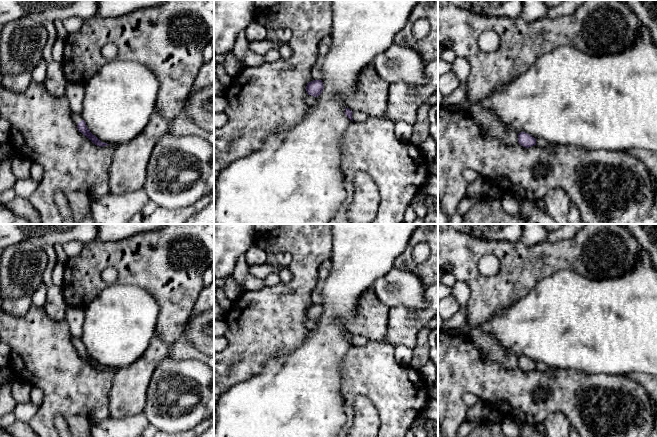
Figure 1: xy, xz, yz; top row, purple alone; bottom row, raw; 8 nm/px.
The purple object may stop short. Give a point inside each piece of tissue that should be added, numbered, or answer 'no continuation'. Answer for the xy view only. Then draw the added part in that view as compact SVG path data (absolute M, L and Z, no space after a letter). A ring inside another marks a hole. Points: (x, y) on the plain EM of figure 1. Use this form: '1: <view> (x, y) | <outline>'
1: xy (77, 342) | M72 337L71 340L76 349L78 349L78 347L83 344L81 338Z

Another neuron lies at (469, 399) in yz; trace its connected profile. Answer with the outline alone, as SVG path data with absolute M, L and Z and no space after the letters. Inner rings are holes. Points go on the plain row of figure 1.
M465 393L463 395L463 403L468 407L472 407L480 400L477 394Z

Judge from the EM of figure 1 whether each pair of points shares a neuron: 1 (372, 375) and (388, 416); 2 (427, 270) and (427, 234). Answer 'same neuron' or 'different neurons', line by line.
1: same neuron
2: same neuron

